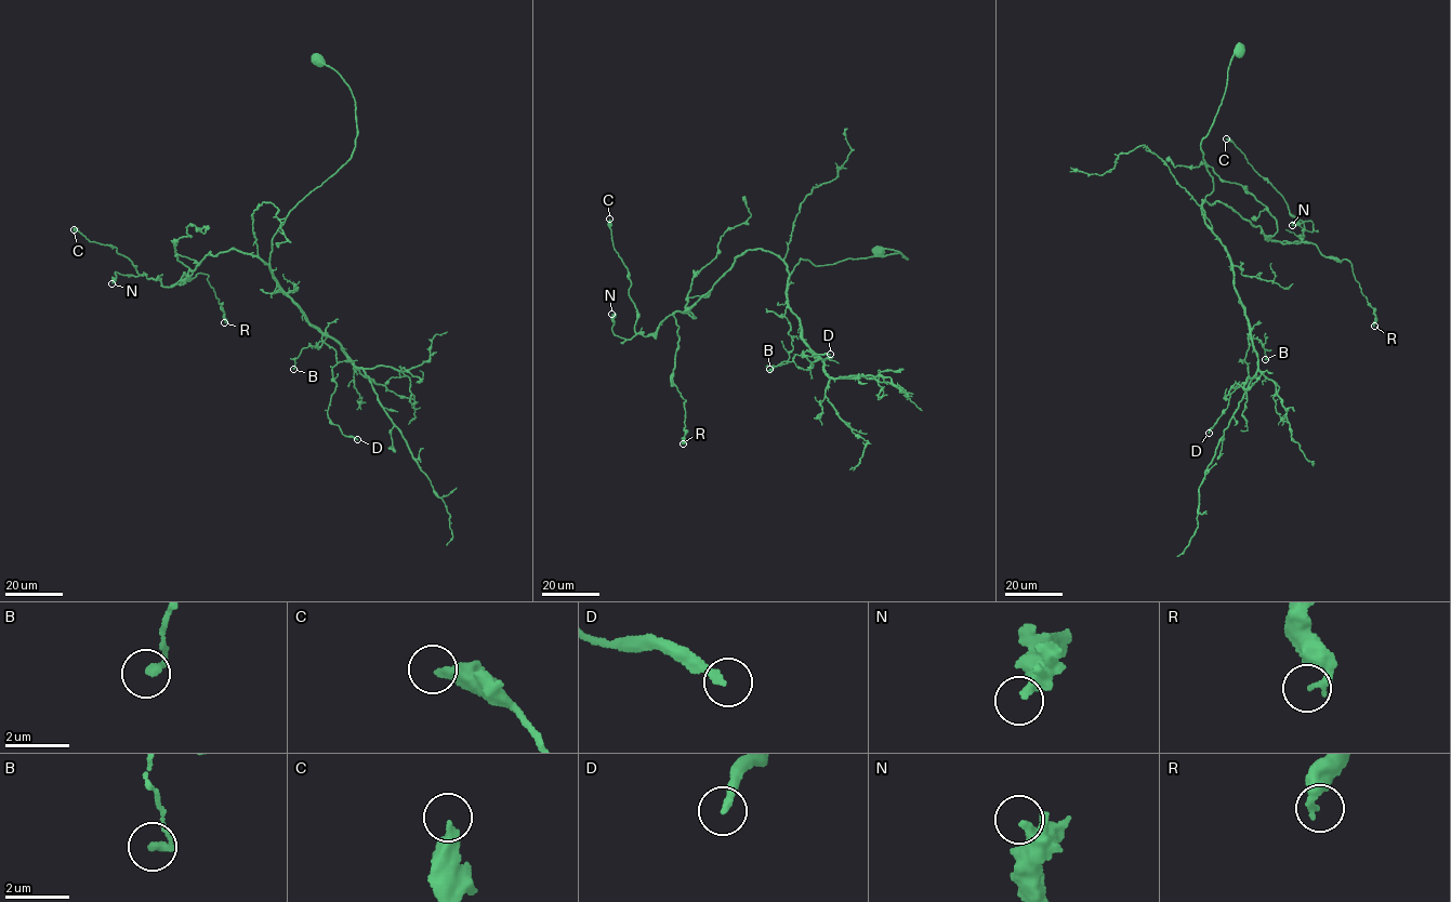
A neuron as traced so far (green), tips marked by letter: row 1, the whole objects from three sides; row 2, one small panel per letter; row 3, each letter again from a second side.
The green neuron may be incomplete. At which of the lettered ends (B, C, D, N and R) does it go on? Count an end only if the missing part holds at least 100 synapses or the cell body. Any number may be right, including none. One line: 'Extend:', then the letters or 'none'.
Extend: none

